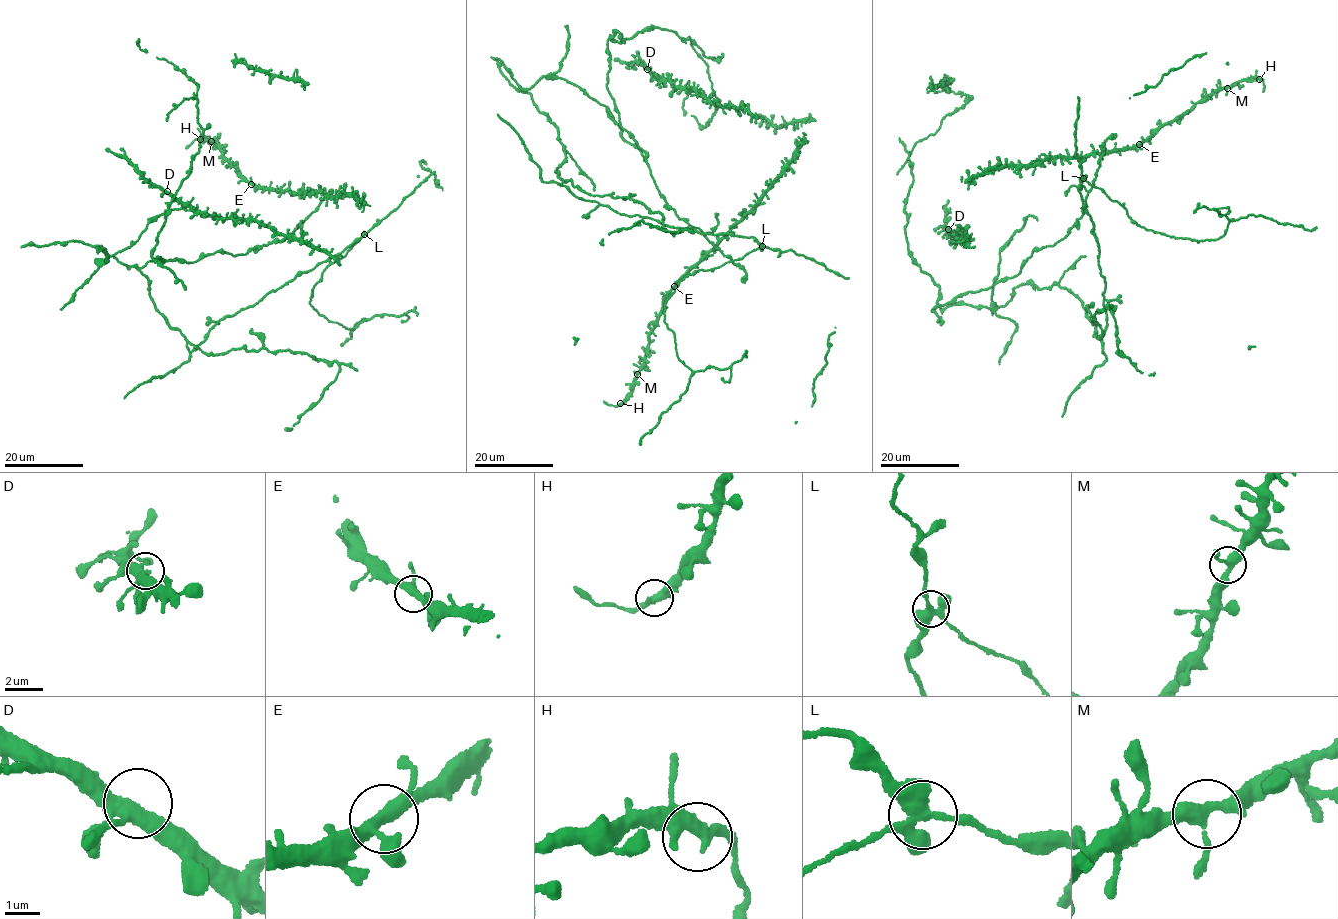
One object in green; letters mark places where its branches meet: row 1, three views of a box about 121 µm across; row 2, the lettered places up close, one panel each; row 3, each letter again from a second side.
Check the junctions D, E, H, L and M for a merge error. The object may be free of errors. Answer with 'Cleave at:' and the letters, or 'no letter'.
Cleave at: L

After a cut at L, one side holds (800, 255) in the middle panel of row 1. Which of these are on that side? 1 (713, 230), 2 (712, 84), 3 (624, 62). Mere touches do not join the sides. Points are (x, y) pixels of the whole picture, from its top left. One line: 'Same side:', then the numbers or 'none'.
Same side: 2, 3

